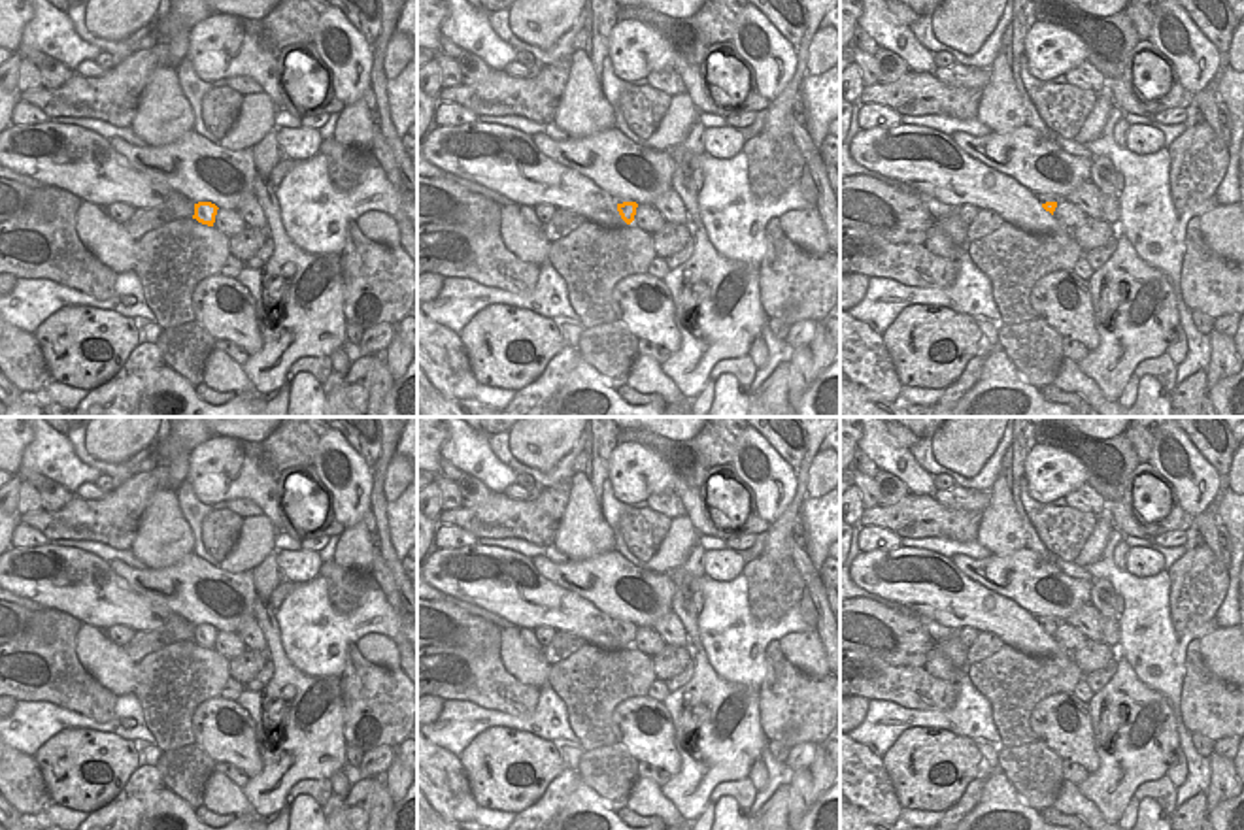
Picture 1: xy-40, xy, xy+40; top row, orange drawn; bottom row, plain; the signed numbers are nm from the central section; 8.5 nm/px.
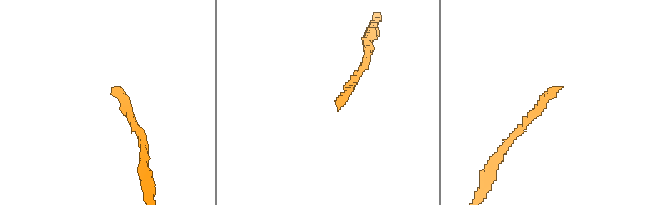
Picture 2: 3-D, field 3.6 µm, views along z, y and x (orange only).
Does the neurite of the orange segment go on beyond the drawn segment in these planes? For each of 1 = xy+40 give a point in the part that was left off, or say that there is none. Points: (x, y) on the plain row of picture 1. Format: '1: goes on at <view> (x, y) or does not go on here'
1: goes on at xy+40 (1042, 621)

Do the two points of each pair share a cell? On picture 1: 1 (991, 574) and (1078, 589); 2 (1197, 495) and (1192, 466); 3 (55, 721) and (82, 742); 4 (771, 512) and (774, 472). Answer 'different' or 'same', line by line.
1: same
2: same
3: different
4: same

